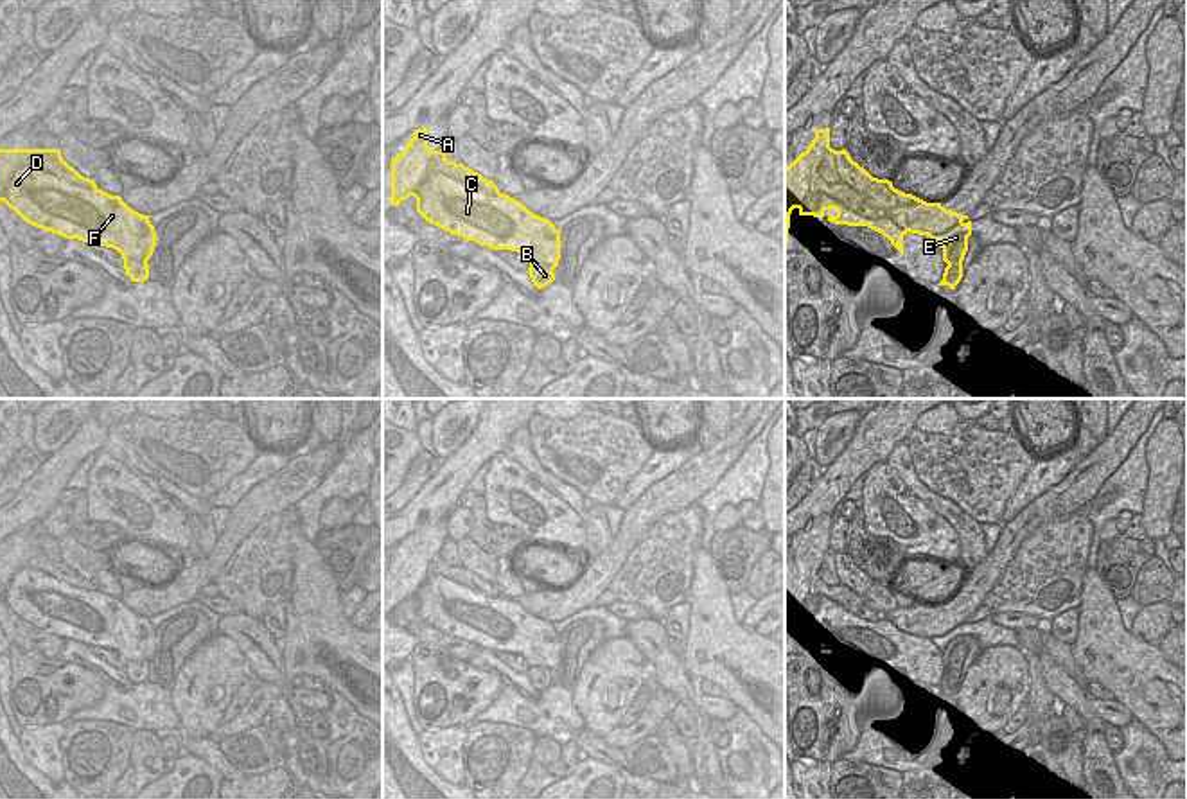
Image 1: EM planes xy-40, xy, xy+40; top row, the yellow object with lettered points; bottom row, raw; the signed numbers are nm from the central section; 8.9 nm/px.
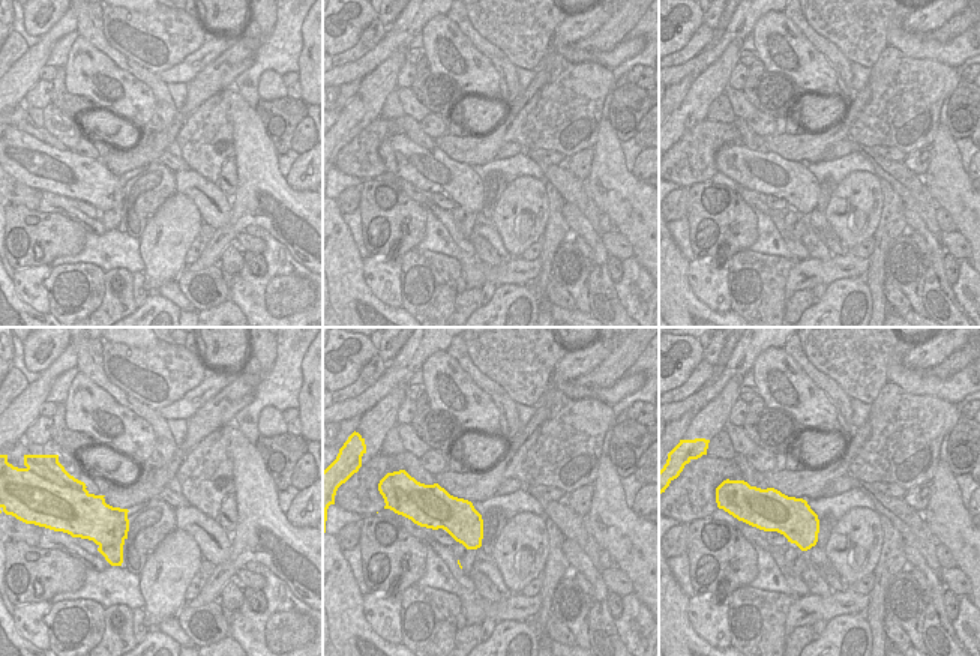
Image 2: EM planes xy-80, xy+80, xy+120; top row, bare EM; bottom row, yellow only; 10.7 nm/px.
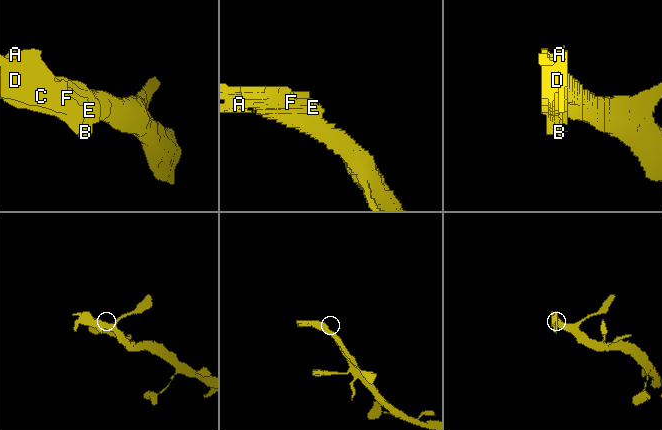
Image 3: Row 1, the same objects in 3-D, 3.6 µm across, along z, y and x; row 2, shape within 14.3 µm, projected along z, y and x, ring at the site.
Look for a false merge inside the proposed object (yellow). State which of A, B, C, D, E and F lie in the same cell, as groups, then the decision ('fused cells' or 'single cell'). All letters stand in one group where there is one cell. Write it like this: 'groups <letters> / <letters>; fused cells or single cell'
groups A B C D E F; single cell

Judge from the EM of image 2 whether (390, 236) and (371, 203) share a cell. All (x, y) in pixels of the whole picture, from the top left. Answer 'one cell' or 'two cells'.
one cell

